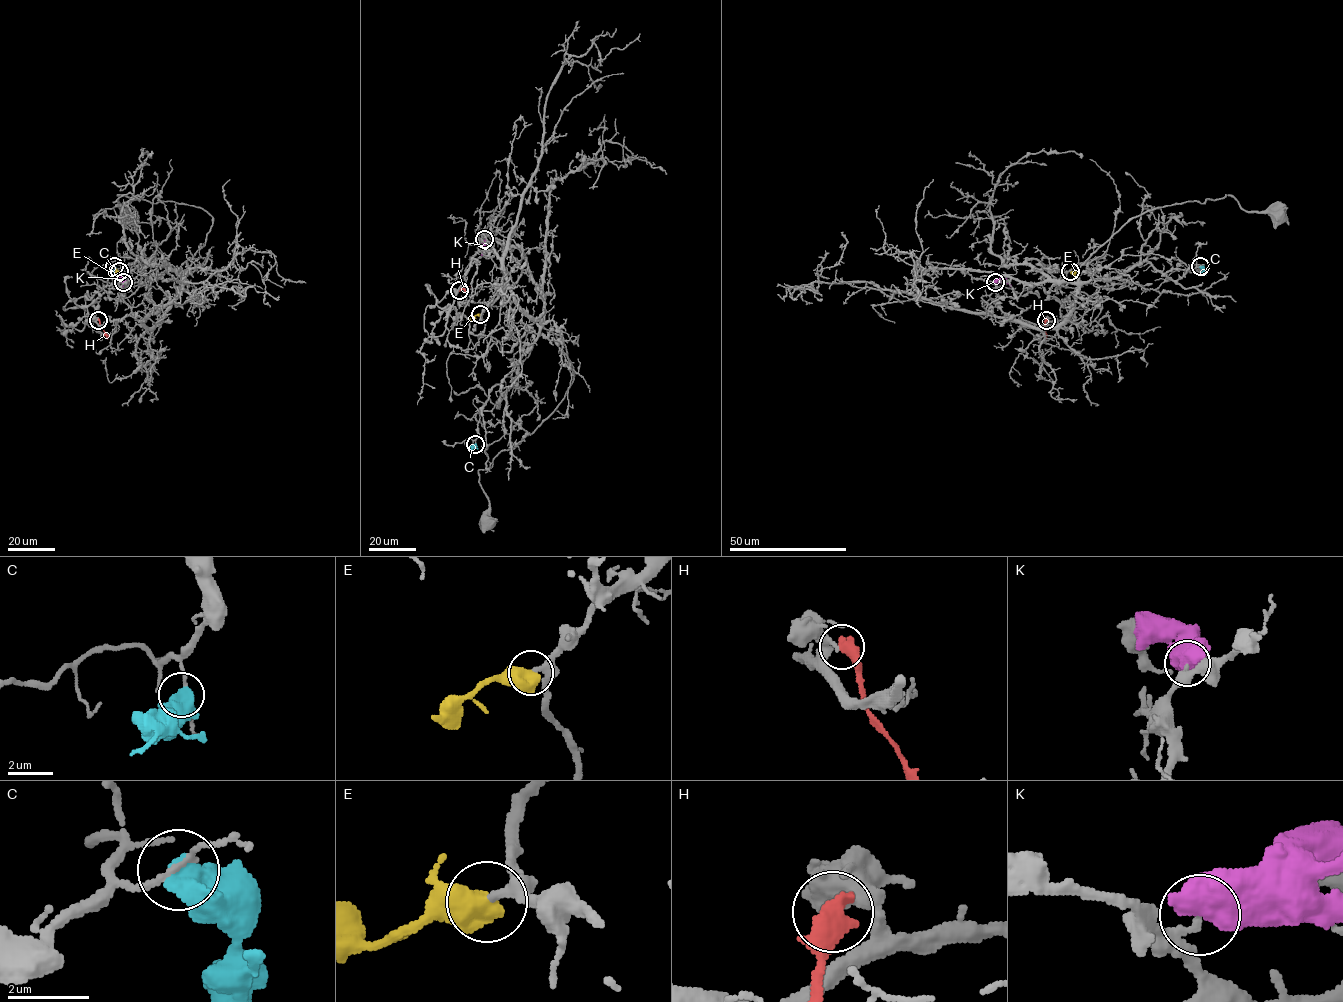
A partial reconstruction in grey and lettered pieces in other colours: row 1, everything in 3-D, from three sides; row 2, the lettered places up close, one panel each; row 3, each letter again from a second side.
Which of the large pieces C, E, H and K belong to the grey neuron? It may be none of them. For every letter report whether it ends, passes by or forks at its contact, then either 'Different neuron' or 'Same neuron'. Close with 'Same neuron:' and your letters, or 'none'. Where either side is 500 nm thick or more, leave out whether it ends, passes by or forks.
C: Different neuron
E: Same neuron
H: Different neuron
K: Different neuron
Same neuron: E

